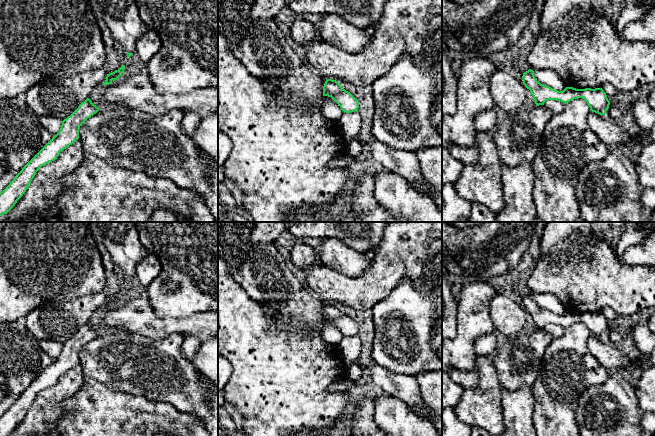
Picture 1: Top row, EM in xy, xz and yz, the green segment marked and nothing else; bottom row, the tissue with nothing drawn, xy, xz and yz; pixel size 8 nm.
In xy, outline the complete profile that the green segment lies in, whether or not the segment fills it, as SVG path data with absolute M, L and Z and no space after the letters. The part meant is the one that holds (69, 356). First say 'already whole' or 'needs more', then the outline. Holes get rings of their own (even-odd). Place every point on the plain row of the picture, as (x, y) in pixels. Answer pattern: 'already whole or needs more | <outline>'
already whole | M87 322L62 345L59 356L22 392L0 416L0 436L9 436L28 413L36 396L57 383L60 376L79 363L80 350L100 333Z

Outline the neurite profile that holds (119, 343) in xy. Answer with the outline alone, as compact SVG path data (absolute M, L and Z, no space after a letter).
M123 330L109 331L99 334L80 350L79 363L85 380L169 404L182 413L199 417L209 435L218 436L218 387L213 385L205 389L200 385L200 373L182 353L184 339L177 333L163 339L151 339Z

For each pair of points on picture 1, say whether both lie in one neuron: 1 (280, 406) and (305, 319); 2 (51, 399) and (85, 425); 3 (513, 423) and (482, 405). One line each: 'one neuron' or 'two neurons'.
1: two neurons
2: two neurons
3: two neurons

